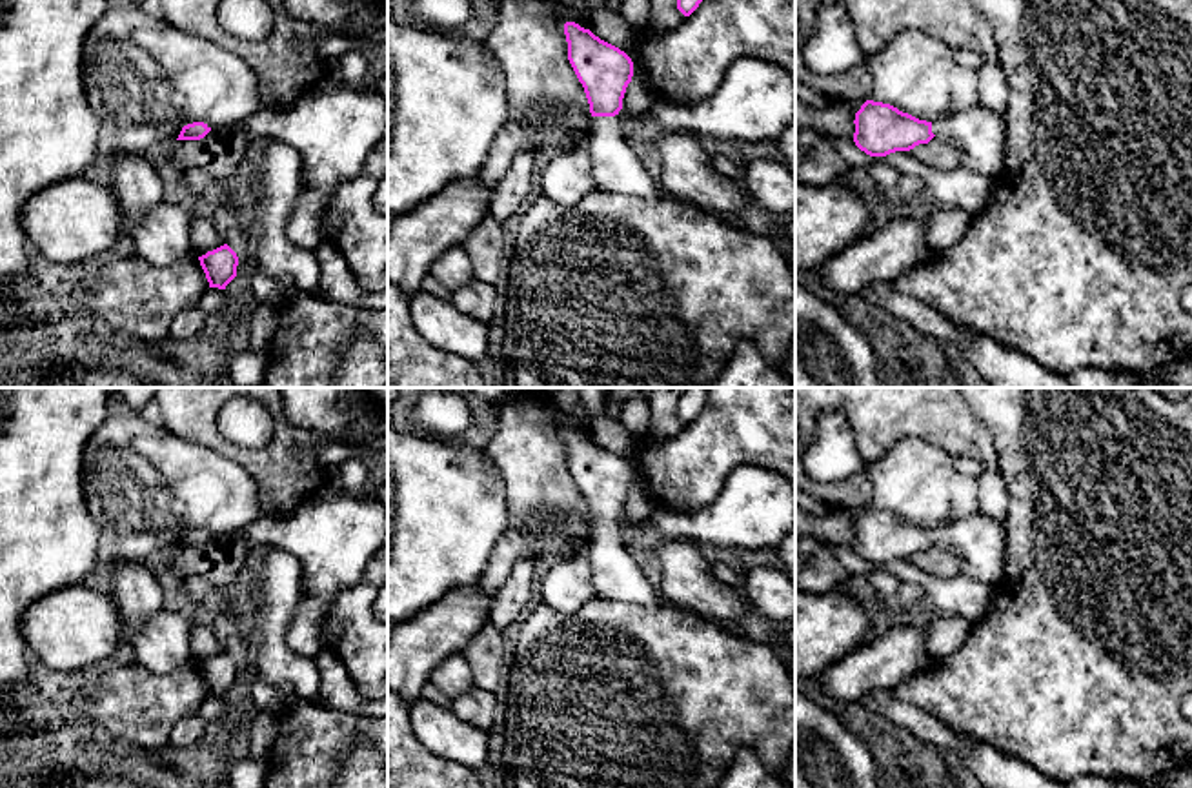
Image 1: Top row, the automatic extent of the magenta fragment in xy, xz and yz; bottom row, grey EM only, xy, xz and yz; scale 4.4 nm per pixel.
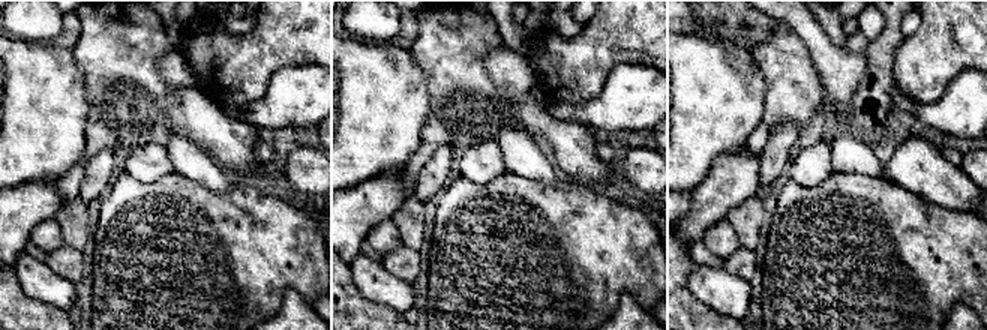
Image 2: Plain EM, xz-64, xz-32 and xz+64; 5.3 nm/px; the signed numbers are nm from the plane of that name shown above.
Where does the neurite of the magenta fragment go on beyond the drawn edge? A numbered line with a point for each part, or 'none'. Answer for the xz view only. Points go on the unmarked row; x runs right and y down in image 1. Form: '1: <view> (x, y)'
1: xz (616, 575)

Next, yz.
1: yz (981, 541)

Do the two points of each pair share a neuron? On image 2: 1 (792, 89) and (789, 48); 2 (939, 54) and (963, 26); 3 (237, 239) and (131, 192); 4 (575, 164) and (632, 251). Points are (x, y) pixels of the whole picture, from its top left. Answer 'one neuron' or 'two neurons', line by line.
1: one neuron
2: one neuron
3: one neuron
4: two neurons

